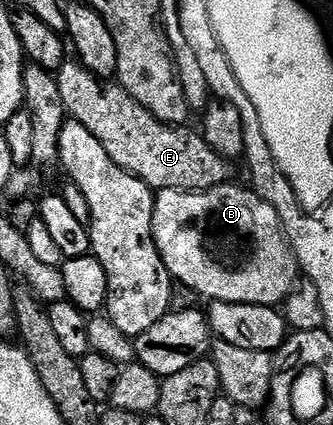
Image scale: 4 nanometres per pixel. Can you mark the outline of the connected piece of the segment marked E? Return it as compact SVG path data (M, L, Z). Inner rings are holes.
M72 58L65 61L63 67L56 73L62 102L67 110L67 115L78 121L98 142L102 142L102 150L114 158L122 170L134 174L142 182L146 182L149 188L159 190L161 188L179 188L181 192L204 192L207 188L216 188L218 185L231 181L231 163L226 162L214 152L199 131L191 132L191 127L163 124L146 106L142 106L119 83L109 82L107 79L94 75L89 68L85 68L79 59Z

